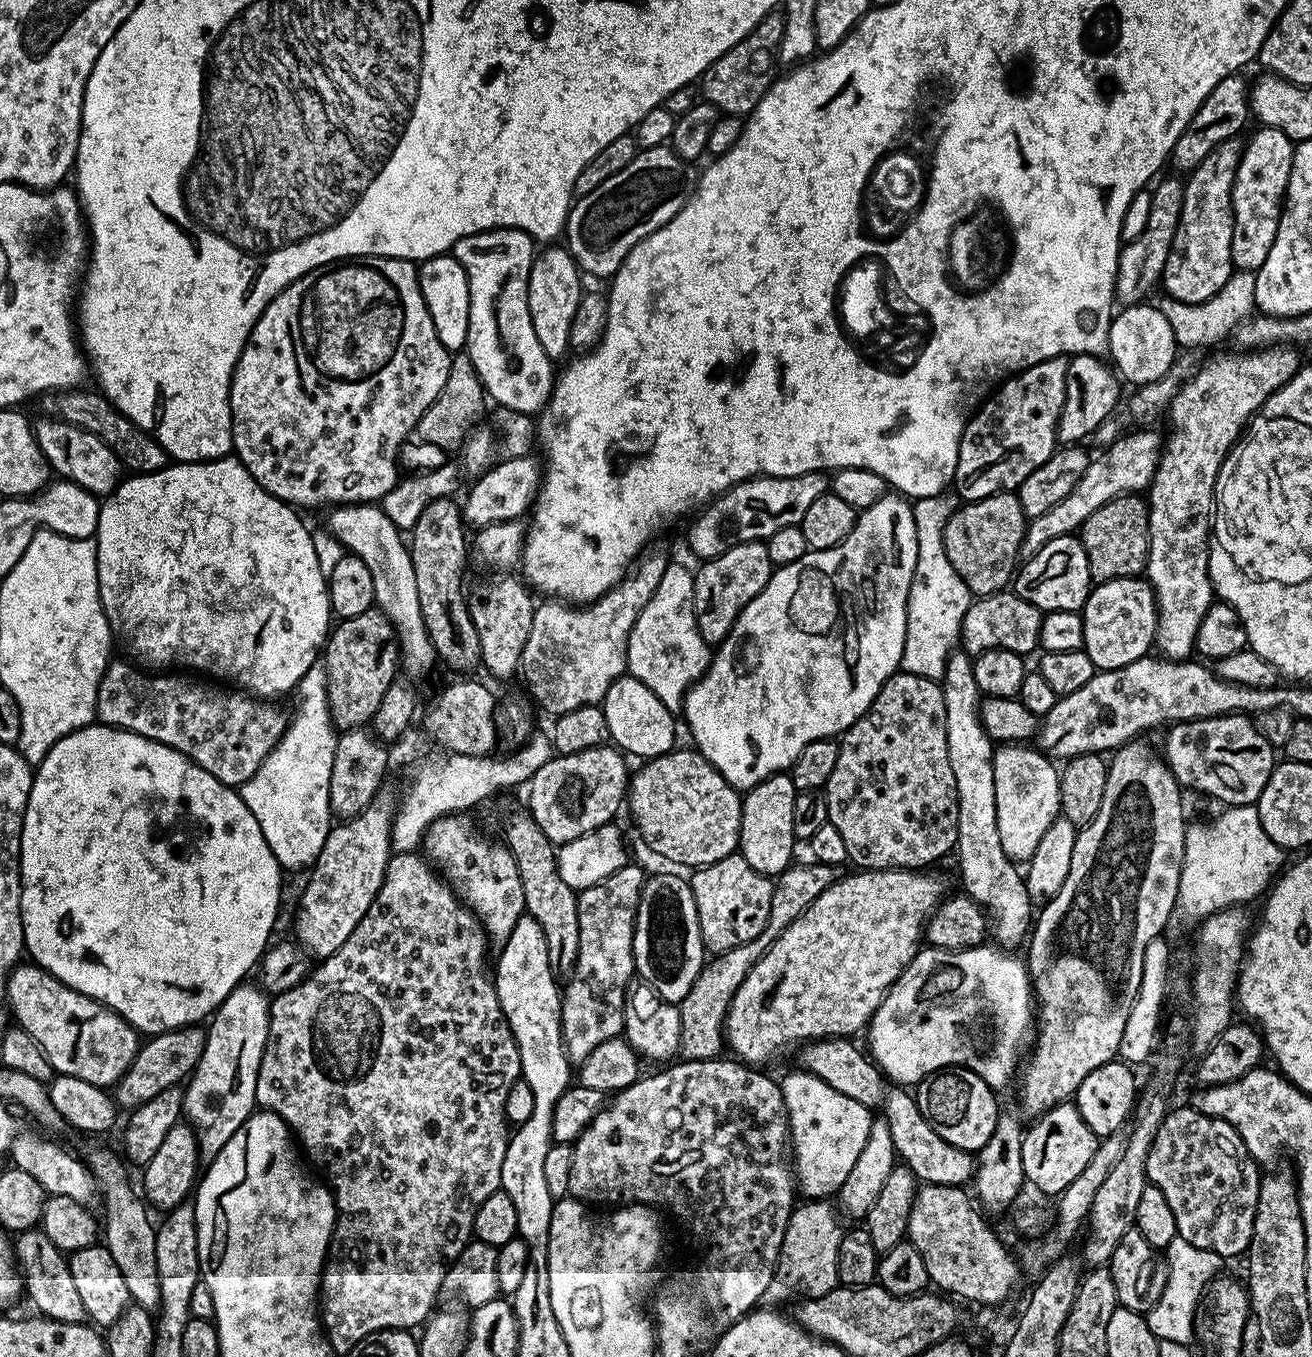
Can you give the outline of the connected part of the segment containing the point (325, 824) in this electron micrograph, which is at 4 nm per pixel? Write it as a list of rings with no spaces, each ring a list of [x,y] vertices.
[[[317,662],[300,680],[300,705],[290,716],[284,736],[270,750],[258,770],[238,791],[242,802],[254,814],[274,858],[281,869],[304,868],[316,863],[318,854],[334,827],[330,806],[330,770],[334,770],[334,750],[338,729],[332,724],[326,694],[326,670]]]

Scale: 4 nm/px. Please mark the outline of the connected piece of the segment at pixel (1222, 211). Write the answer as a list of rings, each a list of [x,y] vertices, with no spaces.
[[[1237,138],[1214,146],[1214,150],[1210,150],[1210,154],[1206,154],[1206,158],[1202,158],[1200,165],[1187,177],[1182,214],[1162,277],[1164,292],[1178,302],[1198,304],[1211,300],[1233,274],[1232,191],[1244,145],[1245,141]]]

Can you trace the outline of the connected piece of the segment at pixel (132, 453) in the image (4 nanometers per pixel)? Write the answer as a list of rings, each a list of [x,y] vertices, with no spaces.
[[[57,390],[45,392],[39,397],[41,417],[49,420],[64,420],[70,426],[78,426],[106,442],[110,450],[120,459],[121,465],[129,473],[157,472],[168,467],[168,451],[146,430],[142,430],[130,418],[126,418],[99,391],[80,392],[84,390]]]

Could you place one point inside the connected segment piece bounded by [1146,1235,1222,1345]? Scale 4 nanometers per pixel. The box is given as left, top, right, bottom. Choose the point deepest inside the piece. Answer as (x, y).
(1190, 1269)

